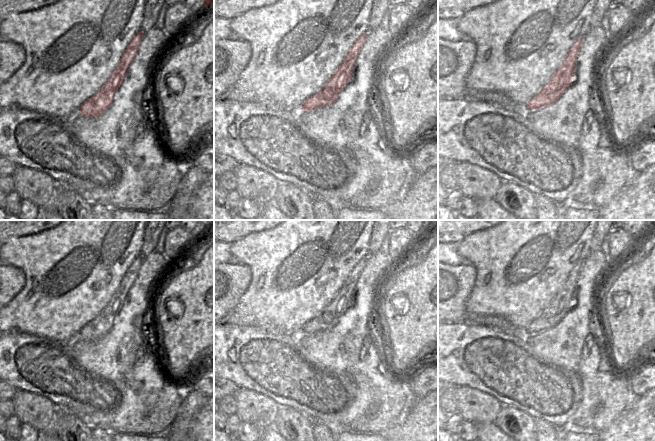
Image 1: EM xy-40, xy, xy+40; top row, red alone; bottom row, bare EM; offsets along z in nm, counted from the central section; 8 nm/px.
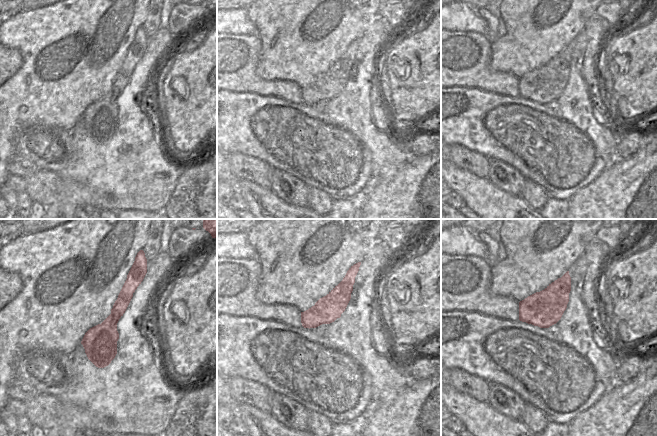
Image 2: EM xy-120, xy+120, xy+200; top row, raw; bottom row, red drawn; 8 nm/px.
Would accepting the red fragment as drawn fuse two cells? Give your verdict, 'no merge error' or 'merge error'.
merge error

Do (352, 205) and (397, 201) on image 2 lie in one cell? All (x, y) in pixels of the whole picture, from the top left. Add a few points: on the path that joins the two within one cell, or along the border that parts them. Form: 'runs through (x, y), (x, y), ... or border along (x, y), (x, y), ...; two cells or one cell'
border along (359, 198), (359, 206), (357, 208); two cells

